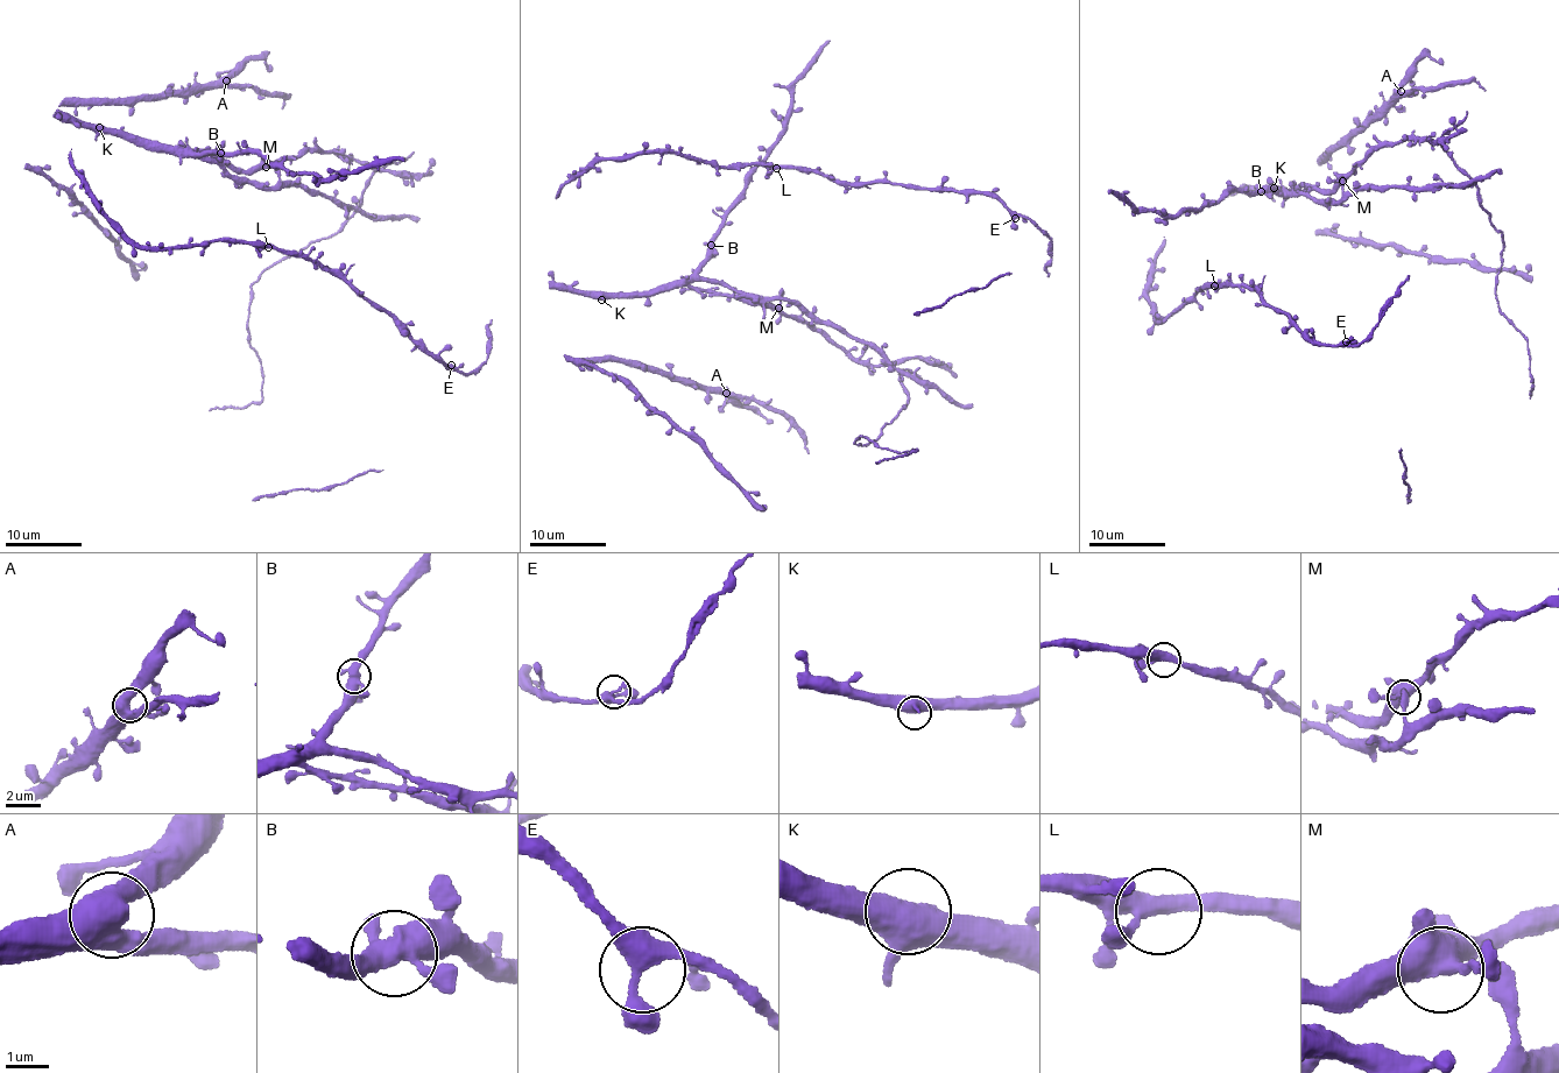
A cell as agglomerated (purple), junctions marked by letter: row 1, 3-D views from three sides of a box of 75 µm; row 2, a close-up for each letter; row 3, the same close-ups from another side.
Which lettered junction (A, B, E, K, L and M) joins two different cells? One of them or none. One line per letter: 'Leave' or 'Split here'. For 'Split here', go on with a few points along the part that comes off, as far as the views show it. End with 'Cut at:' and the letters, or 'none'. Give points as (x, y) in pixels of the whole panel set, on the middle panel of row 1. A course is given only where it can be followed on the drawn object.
A: Leave
B: Leave
E: Leave
K: Leave
L: Leave
M: Leave
Cut at: none

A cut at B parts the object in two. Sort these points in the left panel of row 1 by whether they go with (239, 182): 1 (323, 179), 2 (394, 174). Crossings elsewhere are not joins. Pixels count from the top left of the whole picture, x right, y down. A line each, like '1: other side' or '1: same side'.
1: other side
2: same side

